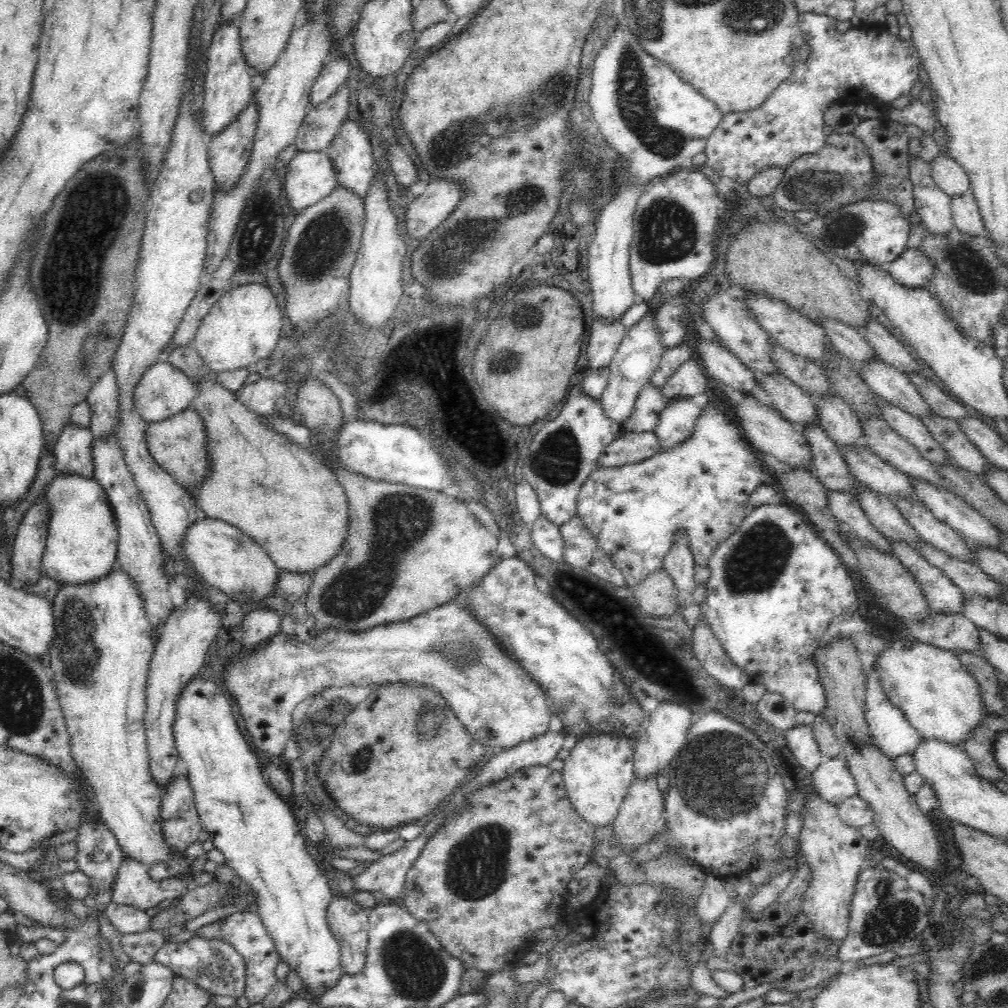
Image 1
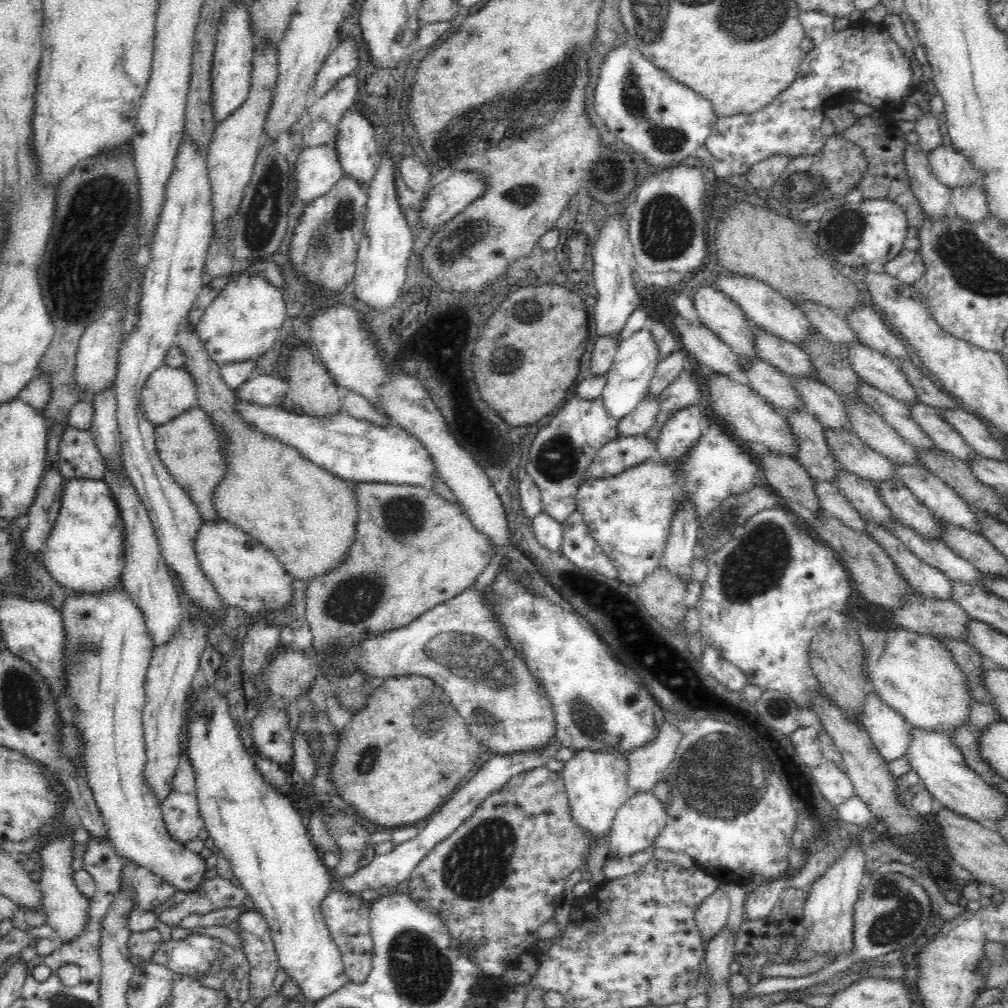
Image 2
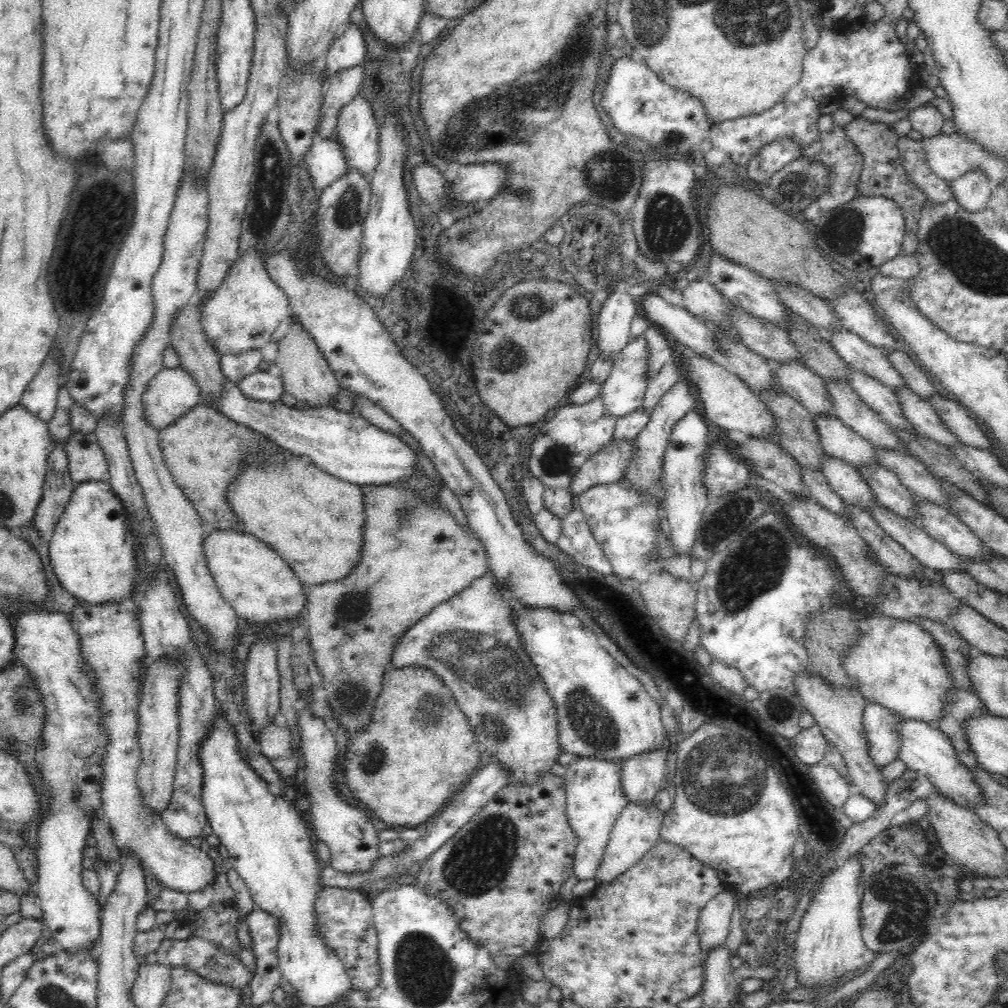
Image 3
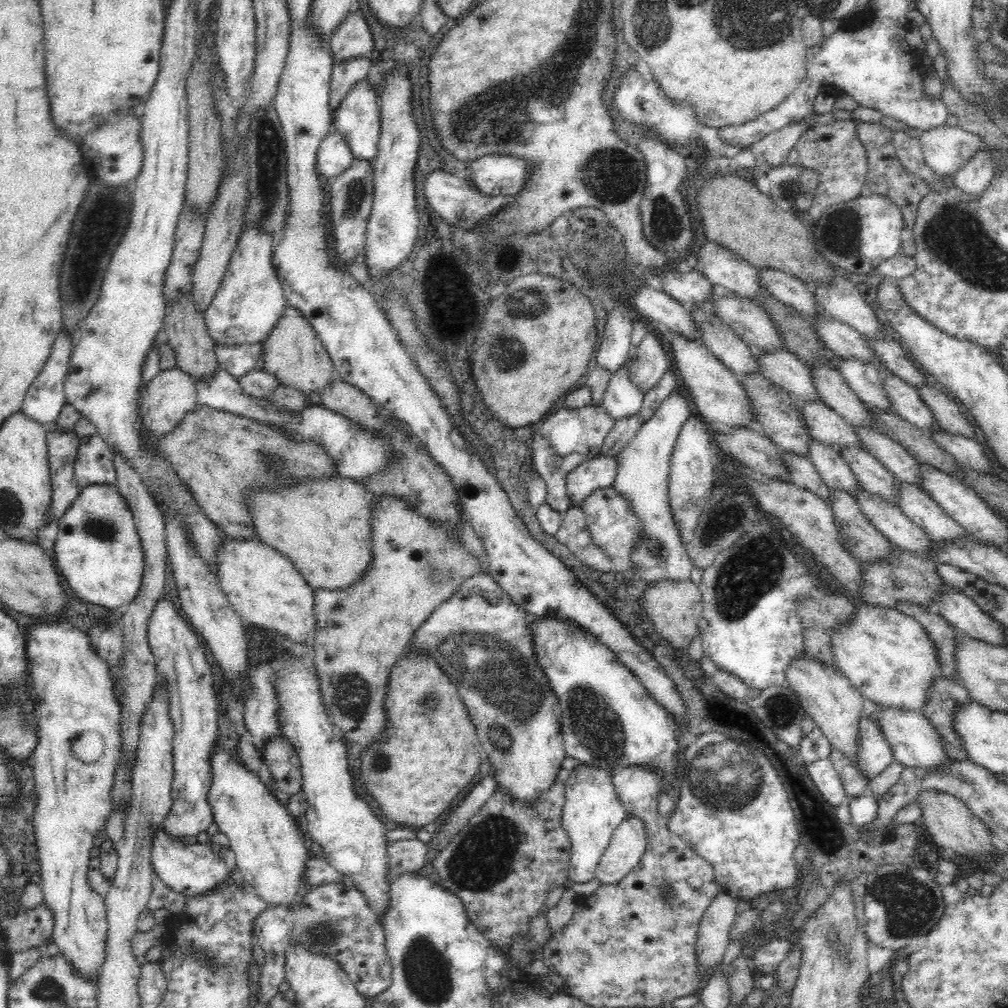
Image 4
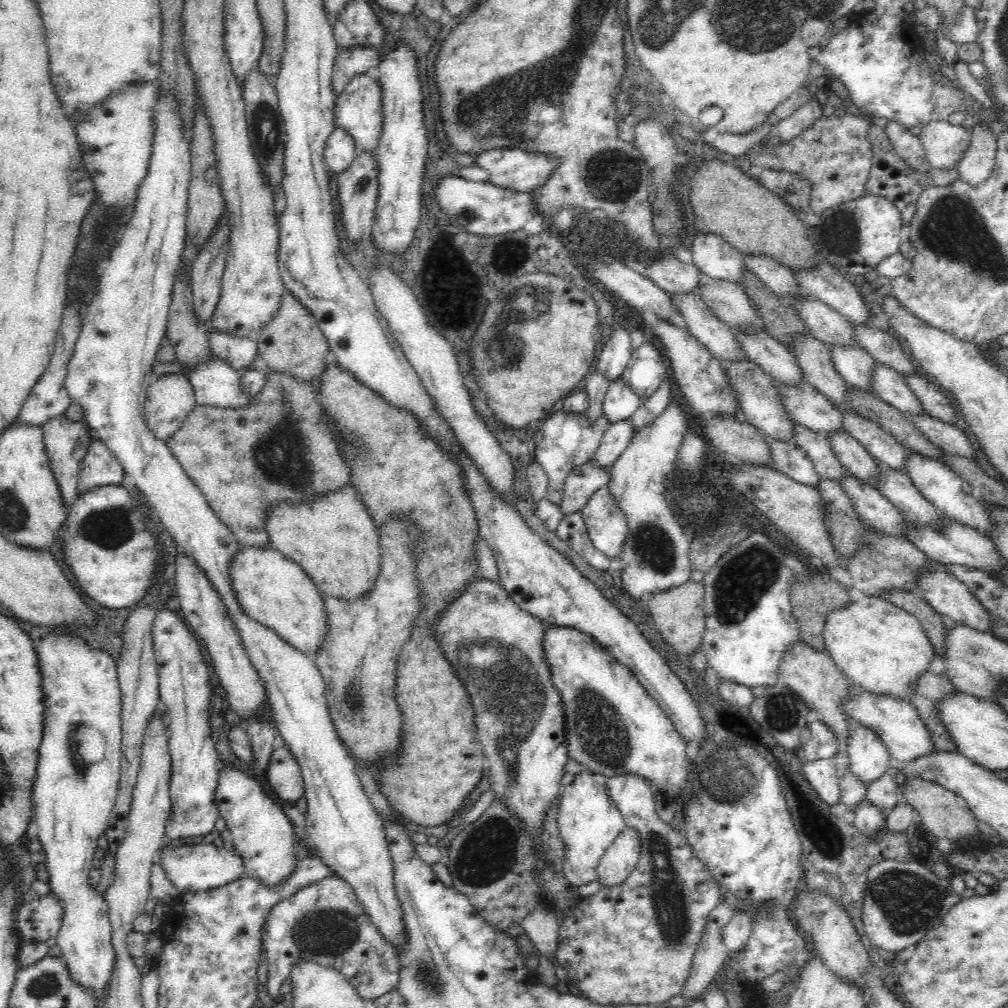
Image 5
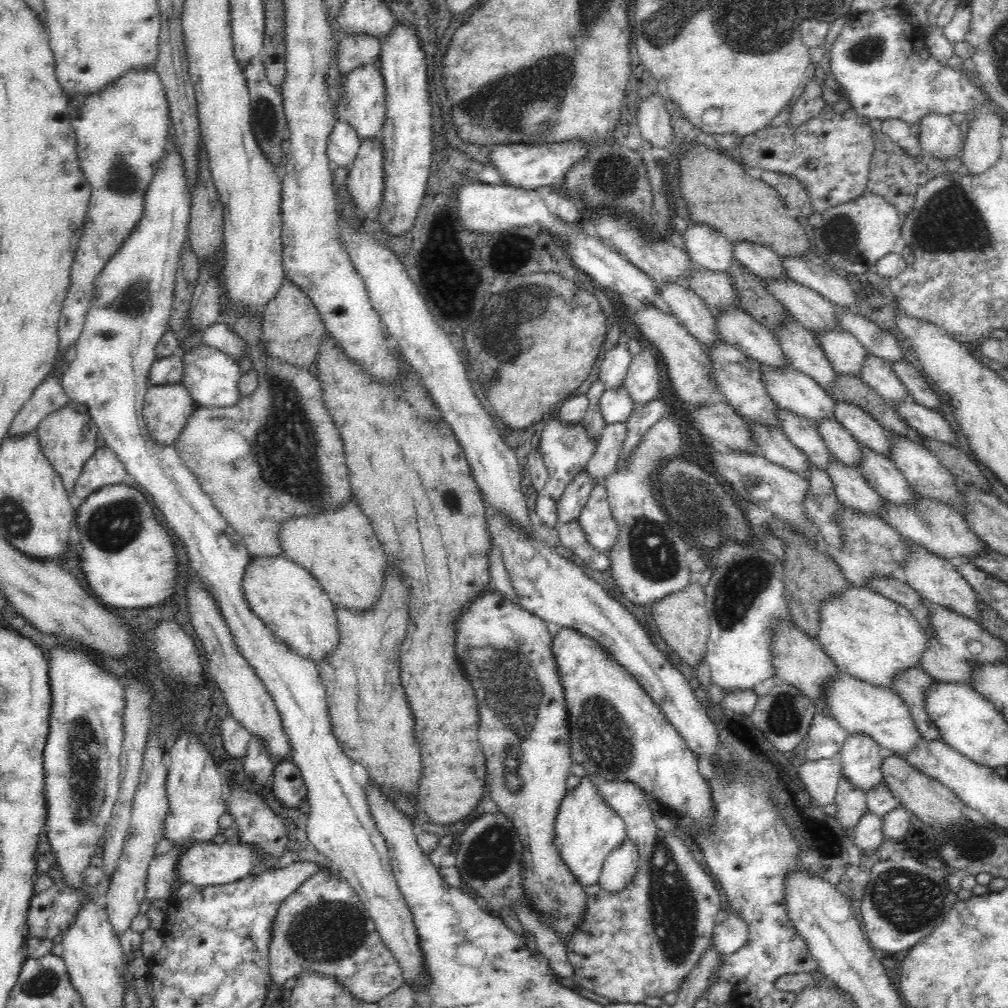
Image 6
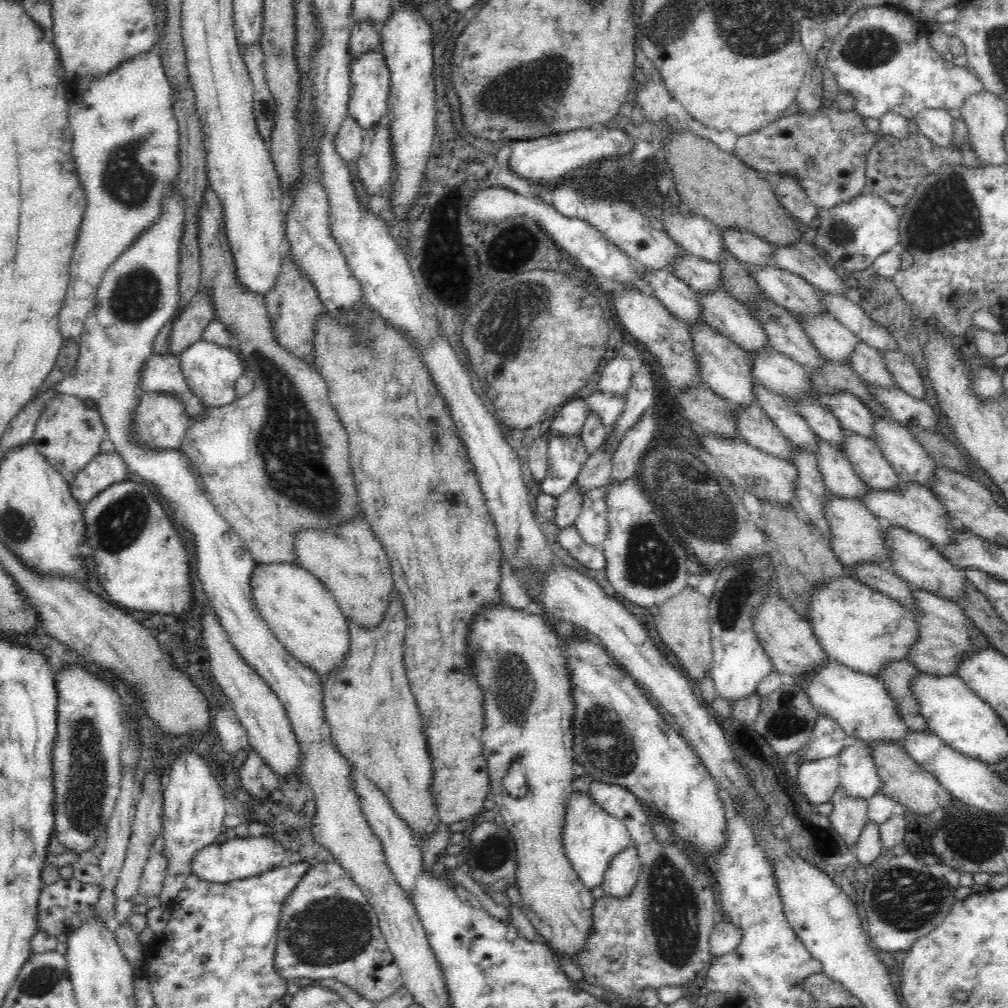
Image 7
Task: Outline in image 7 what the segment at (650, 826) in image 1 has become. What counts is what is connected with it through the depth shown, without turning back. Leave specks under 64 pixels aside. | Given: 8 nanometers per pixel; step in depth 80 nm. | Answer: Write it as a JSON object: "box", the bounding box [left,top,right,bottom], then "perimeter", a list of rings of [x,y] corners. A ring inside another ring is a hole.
{"box":[601,844,641,898],"perimeter":[[[634,844],[626,846],[622,852],[616,854],[602,878],[601,887],[608,896],[624,898],[632,892],[638,874],[640,874],[641,860]]]}

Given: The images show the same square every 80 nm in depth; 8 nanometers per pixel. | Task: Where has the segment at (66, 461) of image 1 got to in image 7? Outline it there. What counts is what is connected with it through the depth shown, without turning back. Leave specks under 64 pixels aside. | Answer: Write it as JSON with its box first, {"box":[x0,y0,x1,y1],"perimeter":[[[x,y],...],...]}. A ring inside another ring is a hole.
{"box":[71,451,128,505],"perimeter":[[[100,451],[71,482],[71,493],[83,505],[112,483],[128,478],[126,463],[116,451]]]}

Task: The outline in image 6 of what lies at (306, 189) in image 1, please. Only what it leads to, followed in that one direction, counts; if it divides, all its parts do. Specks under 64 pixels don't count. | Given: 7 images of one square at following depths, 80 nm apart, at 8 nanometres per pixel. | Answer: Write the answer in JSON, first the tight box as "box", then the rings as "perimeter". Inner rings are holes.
{"box":[327,120,360,169],"perimeter":[[[337,120],[327,138],[327,157],[332,169],[350,167],[360,145],[360,137],[350,124]]]}

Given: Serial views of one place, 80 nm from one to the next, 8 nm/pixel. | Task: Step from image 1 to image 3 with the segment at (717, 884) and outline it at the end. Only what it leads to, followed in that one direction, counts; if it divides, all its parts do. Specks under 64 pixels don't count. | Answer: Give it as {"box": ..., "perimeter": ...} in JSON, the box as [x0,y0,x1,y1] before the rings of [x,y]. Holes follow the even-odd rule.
{"box":[697,888,734,954],"perimeter":[[[725,888],[708,900],[706,906],[700,910],[697,933],[705,954],[708,950],[714,950],[716,946],[726,942],[732,910],[734,910],[732,896],[730,891],[725,891]]]}

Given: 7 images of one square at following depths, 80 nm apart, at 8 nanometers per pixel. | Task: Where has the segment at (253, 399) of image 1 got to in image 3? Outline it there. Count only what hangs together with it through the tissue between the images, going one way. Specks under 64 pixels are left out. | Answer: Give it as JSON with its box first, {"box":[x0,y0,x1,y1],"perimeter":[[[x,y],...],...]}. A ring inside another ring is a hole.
{"box":[239,367,285,402],"perimeter":[[[263,367],[249,374],[239,382],[240,391],[249,399],[264,402],[278,402],[285,392],[283,380],[277,372]]]}

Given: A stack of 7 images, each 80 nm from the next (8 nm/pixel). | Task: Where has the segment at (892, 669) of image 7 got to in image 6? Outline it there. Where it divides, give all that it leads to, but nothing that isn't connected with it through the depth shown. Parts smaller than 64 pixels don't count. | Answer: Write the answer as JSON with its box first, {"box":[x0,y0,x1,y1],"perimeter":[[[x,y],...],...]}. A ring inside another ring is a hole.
{"box":[892,668,943,741],"perimeter":[[[914,668],[914,670],[906,670],[906,672],[900,673],[892,685],[893,691],[898,693],[898,696],[908,706],[907,709],[913,716],[918,732],[922,733],[924,739],[930,741],[943,741],[937,724],[930,718],[926,710],[925,703],[928,689],[938,683],[941,683],[941,681],[930,676],[922,668]]]}

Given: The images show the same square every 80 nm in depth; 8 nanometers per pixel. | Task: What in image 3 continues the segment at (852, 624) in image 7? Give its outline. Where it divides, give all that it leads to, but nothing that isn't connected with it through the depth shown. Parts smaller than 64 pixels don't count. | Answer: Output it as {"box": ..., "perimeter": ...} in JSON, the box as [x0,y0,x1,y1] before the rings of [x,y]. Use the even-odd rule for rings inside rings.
{"box":[842,615,958,726],"perimeter":[[[872,615],[866,619],[868,631],[842,656],[842,667],[869,702],[885,706],[906,720],[937,726],[945,715],[947,696],[958,689],[951,677],[944,653],[934,637],[918,623]]]}

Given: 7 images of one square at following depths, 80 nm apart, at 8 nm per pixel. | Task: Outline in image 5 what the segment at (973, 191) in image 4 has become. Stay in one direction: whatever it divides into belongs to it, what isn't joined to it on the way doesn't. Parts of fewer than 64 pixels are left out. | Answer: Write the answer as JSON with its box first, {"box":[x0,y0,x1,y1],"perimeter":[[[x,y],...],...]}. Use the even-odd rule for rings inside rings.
{"box":[957,125,996,187],"perimeter":[[[976,125],[970,131],[970,144],[963,159],[957,164],[958,180],[978,187],[994,172],[996,139],[992,136],[992,131],[983,125]]]}

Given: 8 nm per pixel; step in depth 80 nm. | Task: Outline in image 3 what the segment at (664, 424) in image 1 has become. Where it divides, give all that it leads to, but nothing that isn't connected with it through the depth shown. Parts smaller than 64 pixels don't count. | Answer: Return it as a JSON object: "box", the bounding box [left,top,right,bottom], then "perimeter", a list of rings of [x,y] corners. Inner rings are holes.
{"box":[661,408,710,557],"perimeter":[[[692,408],[672,426],[672,432],[668,436],[668,444],[662,456],[661,482],[665,487],[665,530],[669,538],[670,556],[690,557],[690,550],[696,542],[696,534],[708,504],[708,493],[700,480],[702,480],[702,468],[704,468],[702,454],[706,452],[710,432],[702,415],[700,410]]]}

